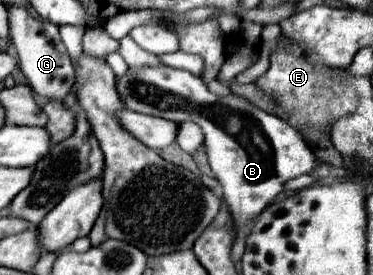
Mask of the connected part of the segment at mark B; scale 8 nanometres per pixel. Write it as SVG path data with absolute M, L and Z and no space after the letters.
M167 65L129 67L123 77L117 77L117 93L131 111L169 121L193 121L203 129L209 165L223 187L223 197L237 229L259 215L285 189L289 179L307 175L325 163L313 155L289 123L255 107L243 95L219 97L211 93L199 77L185 69Z

